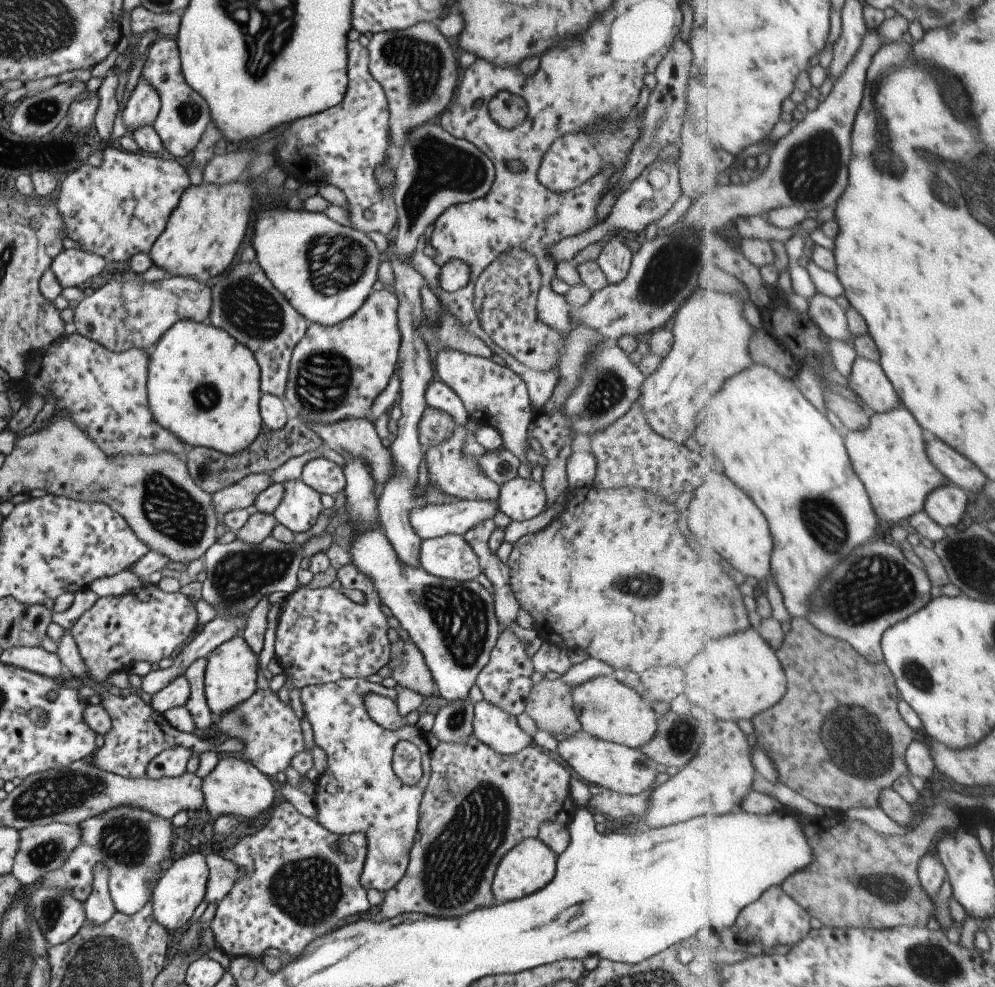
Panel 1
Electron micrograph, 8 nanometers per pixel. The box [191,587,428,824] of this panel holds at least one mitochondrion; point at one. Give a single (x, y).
(245, 723)

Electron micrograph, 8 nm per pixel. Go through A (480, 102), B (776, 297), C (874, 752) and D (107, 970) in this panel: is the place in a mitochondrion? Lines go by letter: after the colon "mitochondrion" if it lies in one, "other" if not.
A: other
B: other
C: mitochondrion
D: mitochondrion

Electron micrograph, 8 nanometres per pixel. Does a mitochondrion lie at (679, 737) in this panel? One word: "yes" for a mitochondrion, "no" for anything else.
yes

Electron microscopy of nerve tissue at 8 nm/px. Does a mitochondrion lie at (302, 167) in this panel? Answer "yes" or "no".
no

